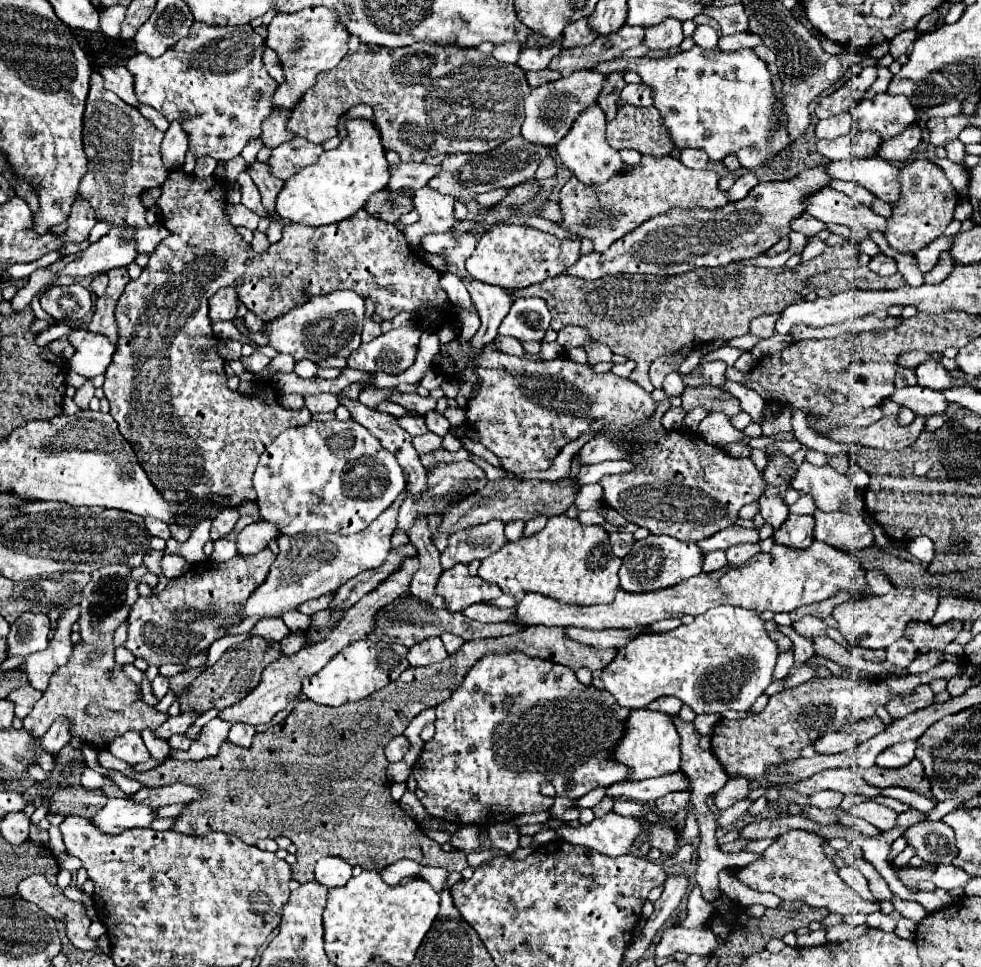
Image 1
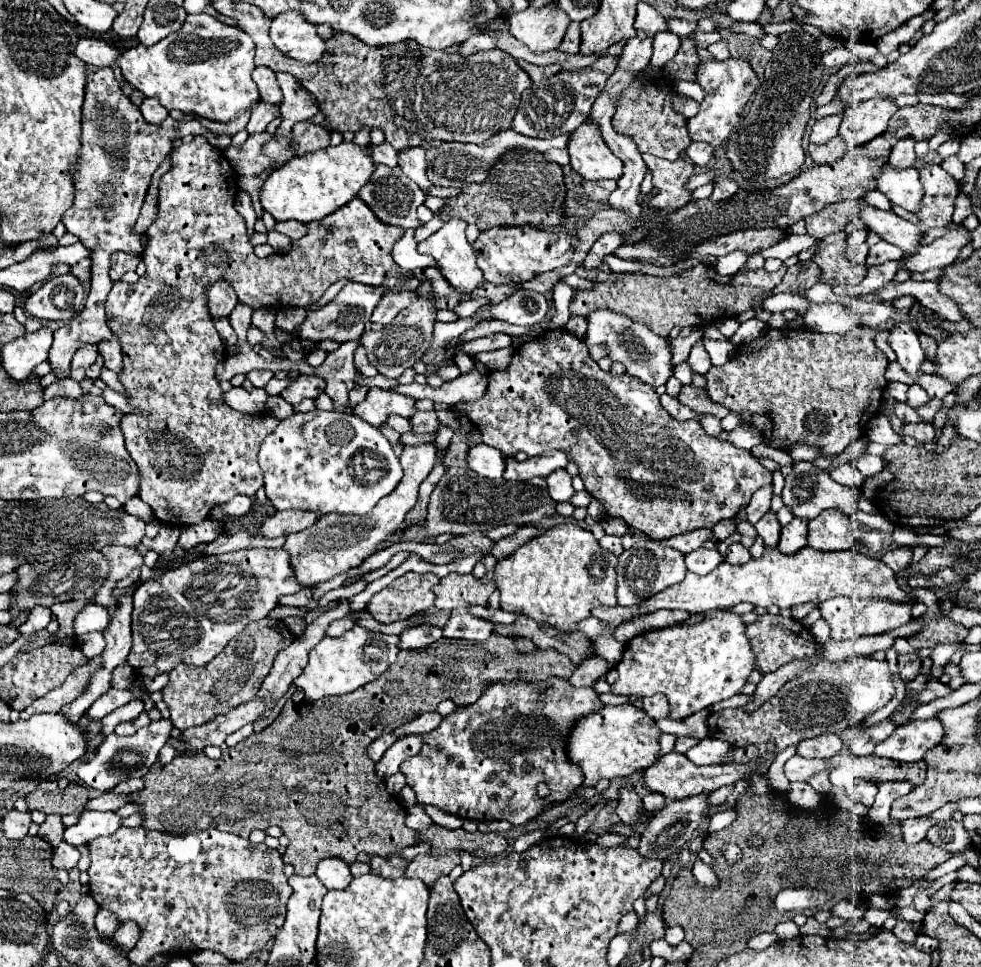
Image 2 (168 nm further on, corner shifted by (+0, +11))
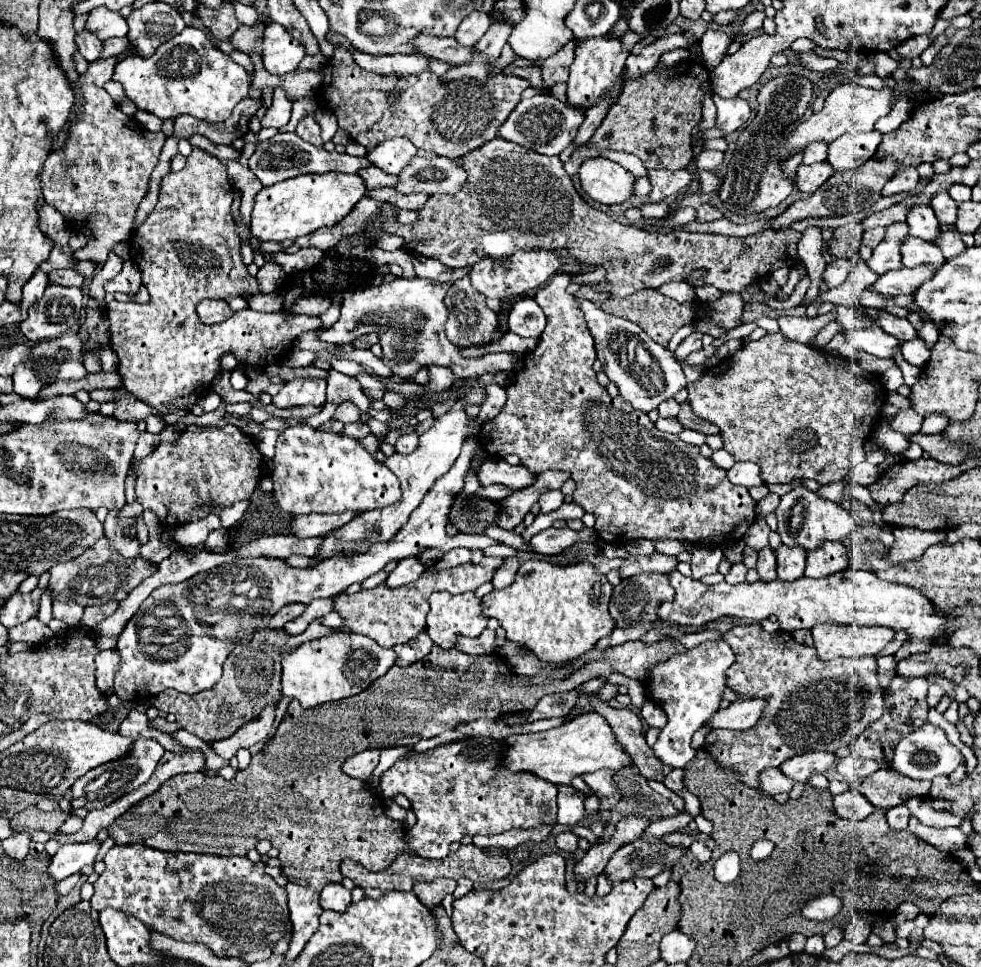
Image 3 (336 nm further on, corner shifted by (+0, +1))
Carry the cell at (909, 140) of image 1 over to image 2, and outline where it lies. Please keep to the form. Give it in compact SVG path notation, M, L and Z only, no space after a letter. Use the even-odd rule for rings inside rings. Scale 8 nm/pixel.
M902 139L898 145L894 145L894 151L890 151L888 159L894 167L912 167L916 163L916 153L914 153L914 139Z

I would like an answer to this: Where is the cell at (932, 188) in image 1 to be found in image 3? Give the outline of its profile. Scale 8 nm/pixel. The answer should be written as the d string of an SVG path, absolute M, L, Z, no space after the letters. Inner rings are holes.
M938 191L932 199L932 209L938 217L938 221L942 225L954 225L956 223L956 203L952 201L952 197L948 195L948 191Z

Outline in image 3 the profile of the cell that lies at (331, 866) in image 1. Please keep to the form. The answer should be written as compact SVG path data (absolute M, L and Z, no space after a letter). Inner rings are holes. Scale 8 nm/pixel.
M328 883L320 893L322 909L344 913L350 905L350 891L344 889L340 883Z

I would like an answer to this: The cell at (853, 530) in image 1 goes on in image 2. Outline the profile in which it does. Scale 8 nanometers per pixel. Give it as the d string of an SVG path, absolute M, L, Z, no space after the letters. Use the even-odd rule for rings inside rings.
M826 509L808 525L808 545L818 551L852 549L856 543L856 529L860 525L838 509Z

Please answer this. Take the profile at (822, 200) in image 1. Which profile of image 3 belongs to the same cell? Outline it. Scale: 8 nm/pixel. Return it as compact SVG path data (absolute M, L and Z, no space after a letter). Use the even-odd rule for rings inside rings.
M908 237L906 245L902 245L902 263L904 267L918 267L918 265L932 265L934 269L940 269L946 259L938 245L934 243L922 243L922 239Z

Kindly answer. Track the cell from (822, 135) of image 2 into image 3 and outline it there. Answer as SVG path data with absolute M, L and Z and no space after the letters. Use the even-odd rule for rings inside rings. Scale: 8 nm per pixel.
M812 143L804 151L802 165L812 165L812 163L818 163L818 161L824 161L826 159L826 151L828 151L828 145L824 145L824 143Z

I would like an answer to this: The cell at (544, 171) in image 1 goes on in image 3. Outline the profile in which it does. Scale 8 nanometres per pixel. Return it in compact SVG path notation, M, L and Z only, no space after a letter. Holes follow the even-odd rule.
M680 63L675 66L658 64L651 72L640 77L630 77L624 83L622 99L610 107L602 125L594 131L586 147L578 147L570 161L564 165L572 177L578 173L586 159L600 157L600 151L626 151L642 159L646 169L684 169L694 153L690 135L702 119L702 101L710 91L710 71L702 63Z

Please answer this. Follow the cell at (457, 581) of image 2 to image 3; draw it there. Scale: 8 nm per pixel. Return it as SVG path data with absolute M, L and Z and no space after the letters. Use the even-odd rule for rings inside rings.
M444 591L430 597L430 611L426 617L426 633L442 649L452 649L458 637L478 637L486 629L488 617L482 615L482 601L474 593L446 595Z

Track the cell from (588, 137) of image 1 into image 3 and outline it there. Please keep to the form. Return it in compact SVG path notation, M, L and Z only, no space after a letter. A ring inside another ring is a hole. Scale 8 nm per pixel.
M590 159L578 171L584 191L602 205L622 205L634 195L636 177L610 159Z

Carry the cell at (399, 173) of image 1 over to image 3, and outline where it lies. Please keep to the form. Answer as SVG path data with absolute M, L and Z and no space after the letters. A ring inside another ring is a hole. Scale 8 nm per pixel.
M278 133L270 137L268 141L262 141L260 147L252 153L248 159L250 171L262 181L262 185L270 185L288 177L304 175L304 173L326 173L326 171L340 171L340 173L356 173L360 167L368 167L366 159L362 157L352 157L352 155L340 155L336 151L328 153L324 149L318 149L306 141L302 141L294 133Z

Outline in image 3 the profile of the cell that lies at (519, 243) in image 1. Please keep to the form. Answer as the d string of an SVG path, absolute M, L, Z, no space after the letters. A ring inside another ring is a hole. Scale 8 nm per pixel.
M516 251L508 259L480 259L470 271L470 281L486 297L522 297L546 285L558 273L560 265L562 255L558 251Z

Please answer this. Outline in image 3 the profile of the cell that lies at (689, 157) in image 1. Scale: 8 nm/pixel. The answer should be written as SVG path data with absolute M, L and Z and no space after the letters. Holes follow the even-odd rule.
M706 149L706 151L702 151L702 153L696 157L696 167L698 167L698 169L706 169L706 171L716 171L716 169L720 167L722 159L724 159L724 153Z

